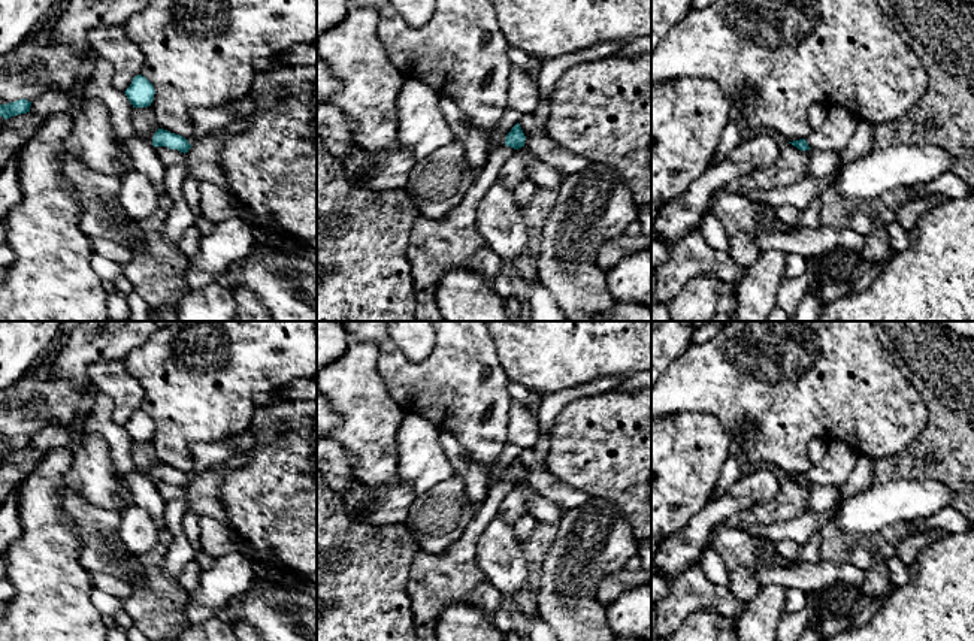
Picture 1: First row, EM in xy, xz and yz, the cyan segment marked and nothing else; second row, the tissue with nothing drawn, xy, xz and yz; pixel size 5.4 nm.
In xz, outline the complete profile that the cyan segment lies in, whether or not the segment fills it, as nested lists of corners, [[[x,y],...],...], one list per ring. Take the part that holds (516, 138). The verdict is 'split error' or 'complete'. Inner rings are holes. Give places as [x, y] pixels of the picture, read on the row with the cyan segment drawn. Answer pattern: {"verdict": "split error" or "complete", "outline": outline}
{"verdict": "complete", "outline": [[[517,123],[511,128],[511,131],[506,134],[505,145],[511,146],[514,149],[518,149],[518,148],[524,146],[524,140],[526,140],[526,136],[524,136],[520,124]]]}

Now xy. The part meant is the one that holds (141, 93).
{"verdict": "complete", "outline": [[[142,75],[133,78],[130,87],[124,91],[133,108],[151,106],[155,90],[152,84]]]}

